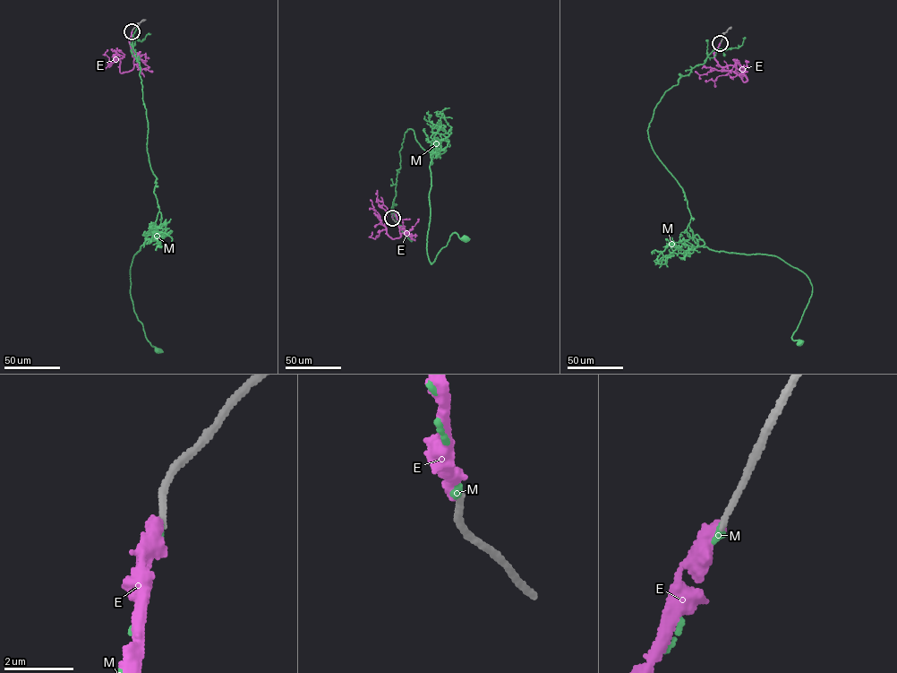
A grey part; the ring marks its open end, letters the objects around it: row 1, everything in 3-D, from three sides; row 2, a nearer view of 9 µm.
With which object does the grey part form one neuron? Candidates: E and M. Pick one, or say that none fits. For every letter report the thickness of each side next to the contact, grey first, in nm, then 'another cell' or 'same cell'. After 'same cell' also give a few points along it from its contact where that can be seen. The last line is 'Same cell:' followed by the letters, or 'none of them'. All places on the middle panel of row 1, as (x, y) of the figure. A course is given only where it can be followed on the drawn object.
E: calibres 180 and 400 nm; another cell
M: calibres 180 and 180 nm; same cell; course (392, 218), (399, 150), (410, 128), (422, 148), (438, 151), (430, 167), (431, 264), (453, 233), (465, 239)
Same cell: M

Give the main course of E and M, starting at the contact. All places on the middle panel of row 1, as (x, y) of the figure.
E: (392, 218), (391, 210), (401, 236), (393, 238), (386, 231), (384, 225), (388, 212), (379, 205), (377, 190)
M: (392, 218), (399, 150), (410, 128), (422, 148), (438, 151), (430, 167), (431, 264), (453, 233), (465, 239)

